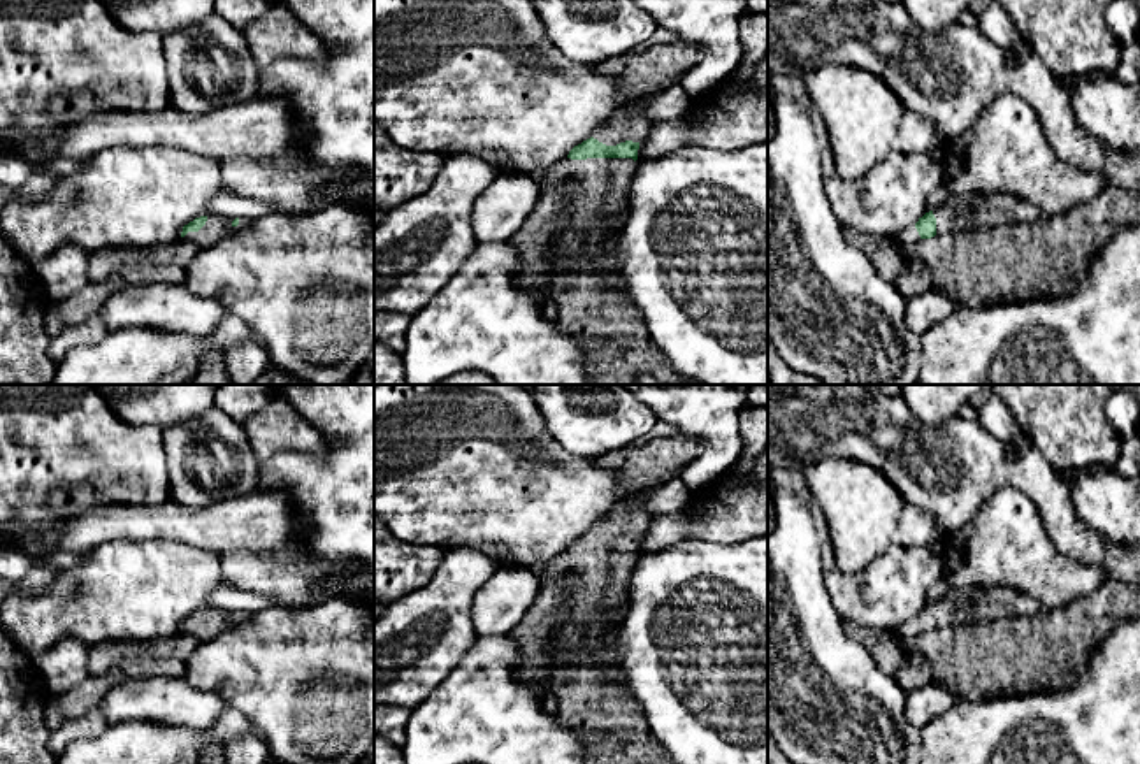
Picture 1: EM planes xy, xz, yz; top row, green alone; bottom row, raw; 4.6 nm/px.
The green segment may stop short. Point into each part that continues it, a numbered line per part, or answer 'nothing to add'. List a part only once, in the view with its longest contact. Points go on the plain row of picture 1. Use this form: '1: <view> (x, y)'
1: xz (629, 517)
2: xz (580, 592)

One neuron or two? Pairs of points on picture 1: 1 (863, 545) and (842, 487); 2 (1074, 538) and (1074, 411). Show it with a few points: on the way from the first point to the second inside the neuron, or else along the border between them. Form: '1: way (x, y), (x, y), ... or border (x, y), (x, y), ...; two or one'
1: way (861, 531), (861, 506), (856, 501); one
2: border (1033, 445), (1060, 473); two

